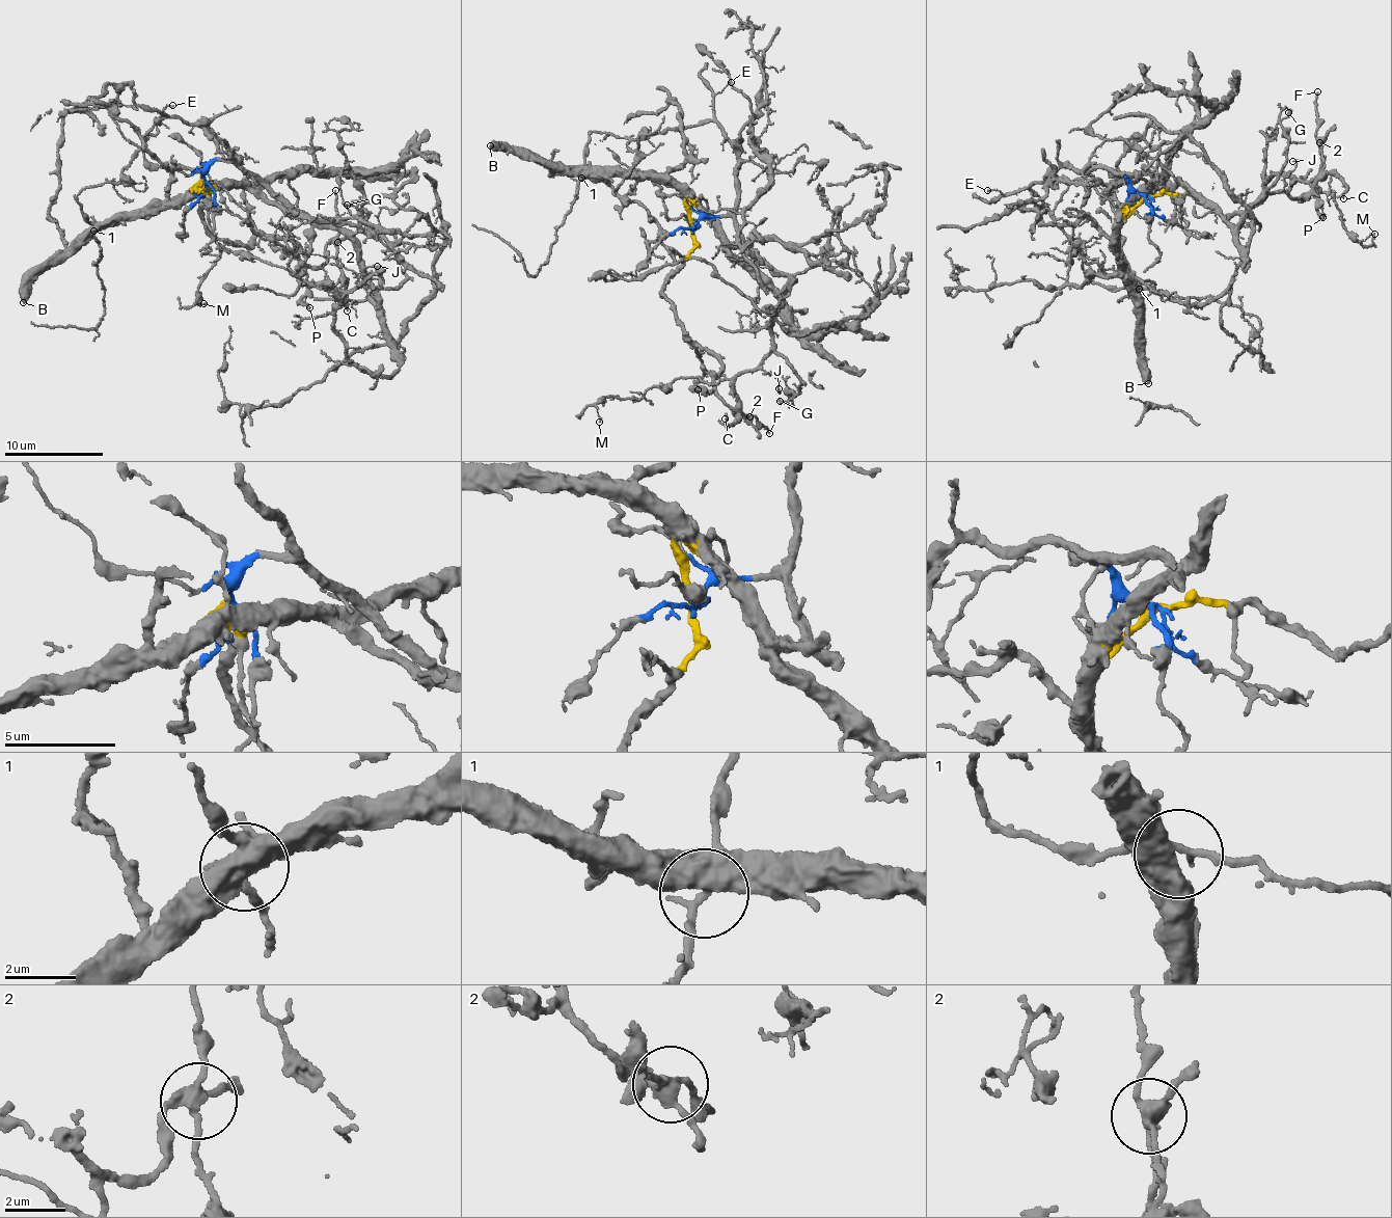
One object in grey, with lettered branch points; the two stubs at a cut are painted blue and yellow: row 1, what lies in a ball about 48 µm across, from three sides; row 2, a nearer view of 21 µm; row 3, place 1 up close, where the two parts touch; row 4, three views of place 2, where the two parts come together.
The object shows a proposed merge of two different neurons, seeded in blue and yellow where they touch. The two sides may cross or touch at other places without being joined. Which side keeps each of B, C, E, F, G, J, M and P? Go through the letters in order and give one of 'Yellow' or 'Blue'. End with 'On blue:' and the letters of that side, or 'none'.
B: Yellow
C: Blue
E: Blue
F: Blue
G: Blue
J: Blue
M: Blue
P: Yellow
On blue: C, E, F, G, J, M

